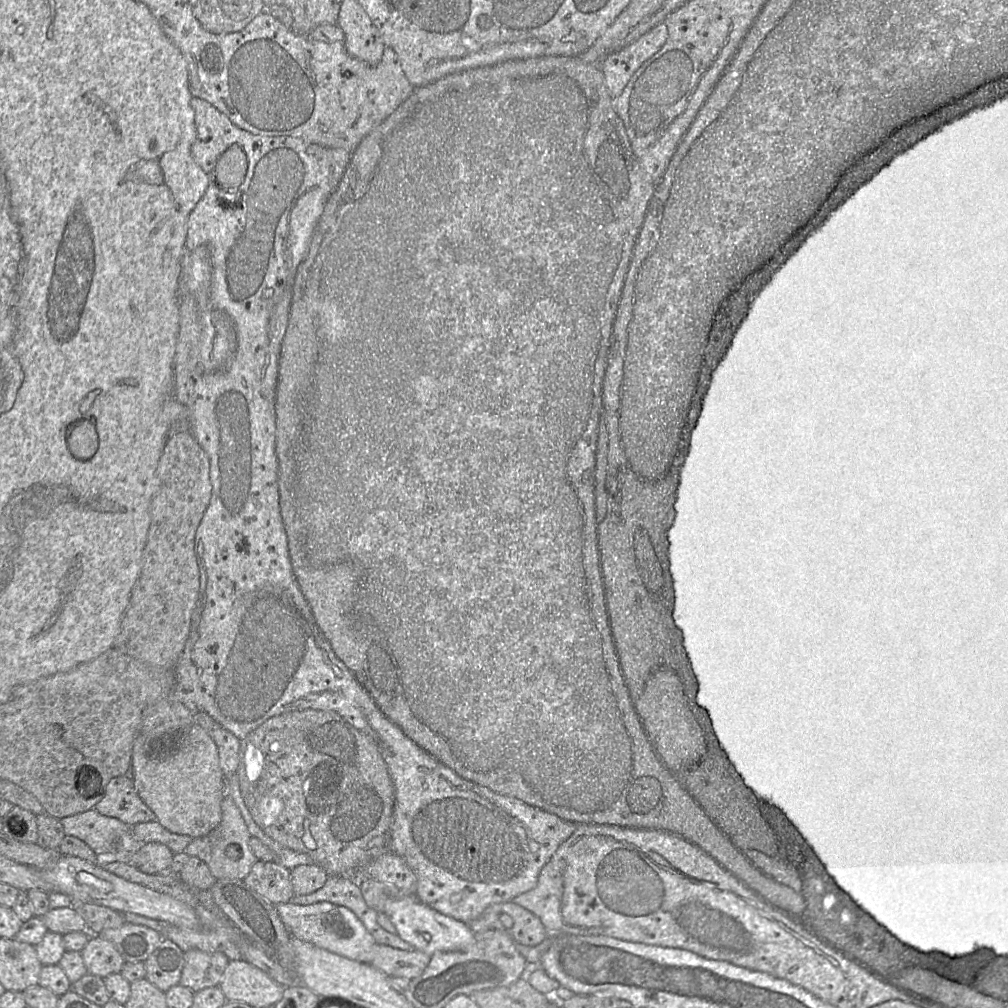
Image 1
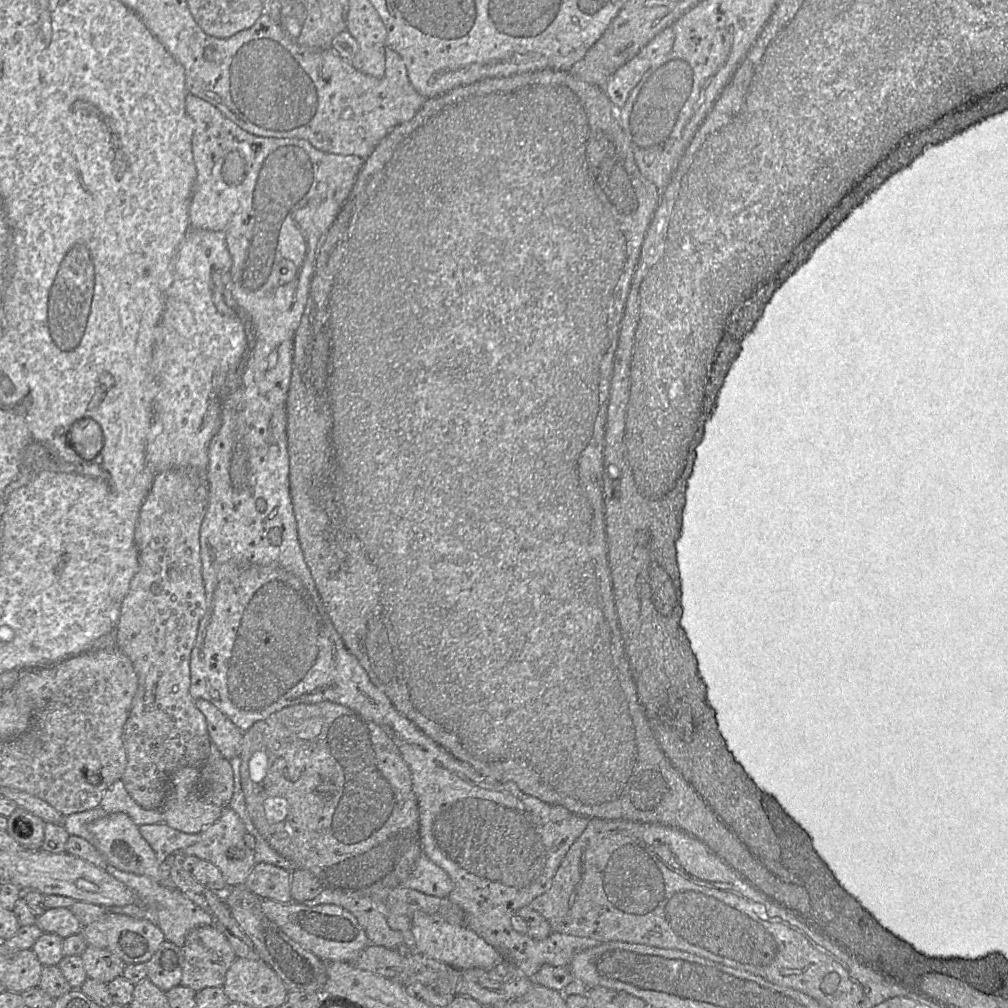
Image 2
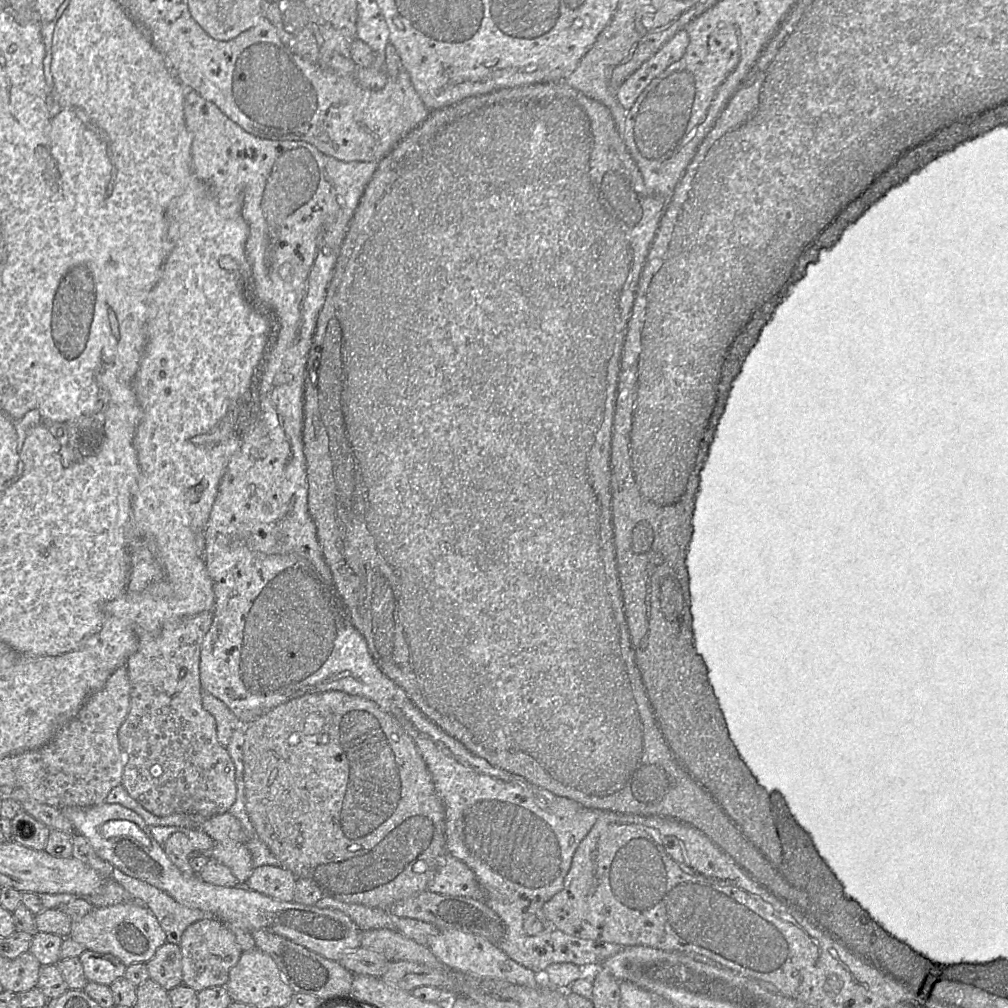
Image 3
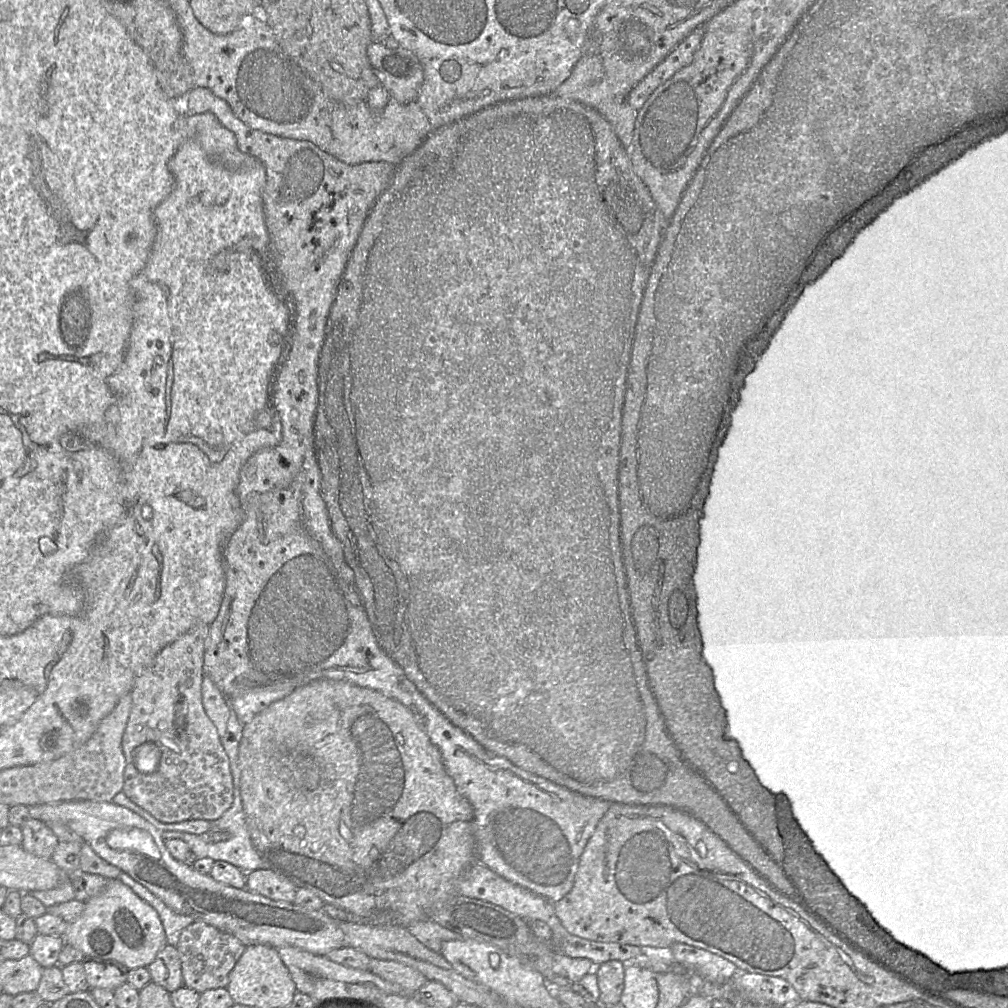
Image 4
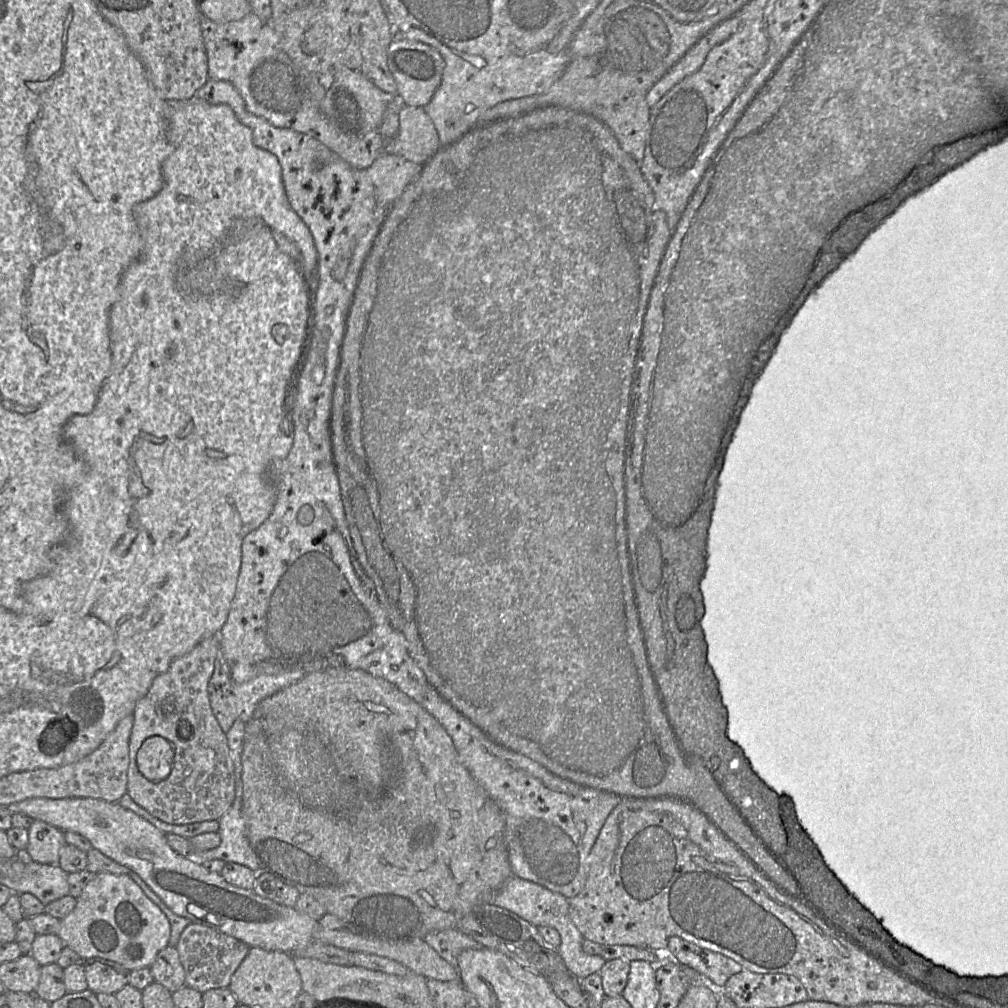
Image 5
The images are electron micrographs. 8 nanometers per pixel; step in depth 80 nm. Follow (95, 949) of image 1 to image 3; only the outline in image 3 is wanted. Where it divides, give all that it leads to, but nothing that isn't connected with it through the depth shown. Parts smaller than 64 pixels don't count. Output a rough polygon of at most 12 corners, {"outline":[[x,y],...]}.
{"outline":[[112,954],[80,955],[90,982],[111,985],[126,965]]}

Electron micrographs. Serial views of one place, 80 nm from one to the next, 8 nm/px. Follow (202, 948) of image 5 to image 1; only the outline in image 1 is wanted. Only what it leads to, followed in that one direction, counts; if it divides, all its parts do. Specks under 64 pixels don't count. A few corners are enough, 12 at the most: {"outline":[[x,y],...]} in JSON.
{"outline":[[222,952],[184,953],[180,985],[219,987],[230,960]]}

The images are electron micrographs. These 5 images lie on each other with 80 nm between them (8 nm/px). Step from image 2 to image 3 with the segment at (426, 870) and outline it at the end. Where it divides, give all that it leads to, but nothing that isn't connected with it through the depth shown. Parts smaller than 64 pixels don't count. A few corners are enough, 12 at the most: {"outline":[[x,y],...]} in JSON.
{"outline":[[449,854],[426,891],[484,901],[474,872]]}

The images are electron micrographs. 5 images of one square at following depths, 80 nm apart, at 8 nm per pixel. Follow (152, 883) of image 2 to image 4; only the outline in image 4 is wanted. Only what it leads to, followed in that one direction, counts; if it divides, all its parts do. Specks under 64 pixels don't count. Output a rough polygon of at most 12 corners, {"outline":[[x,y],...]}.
{"outline":[[121,871],[118,880],[157,912],[166,944],[177,948],[182,931],[194,923]]}

